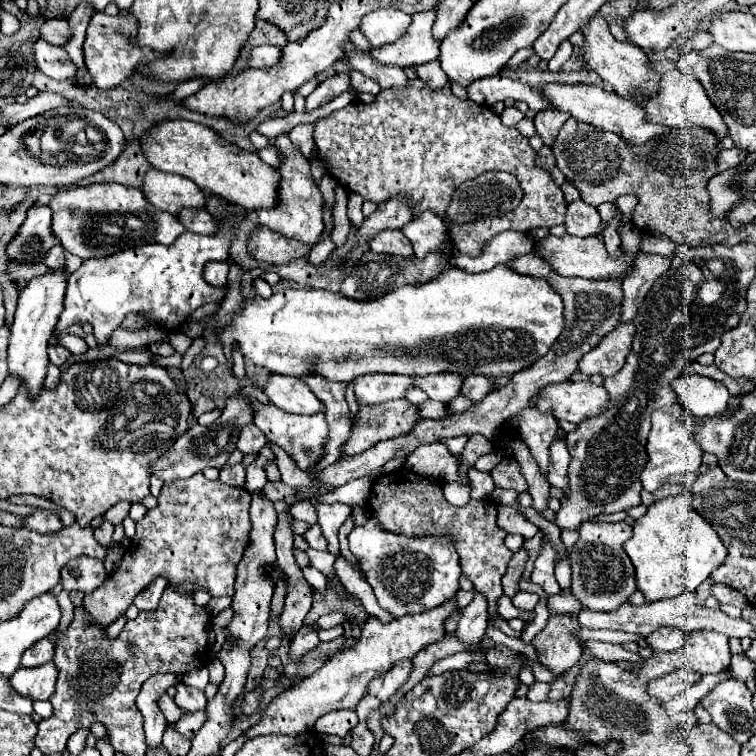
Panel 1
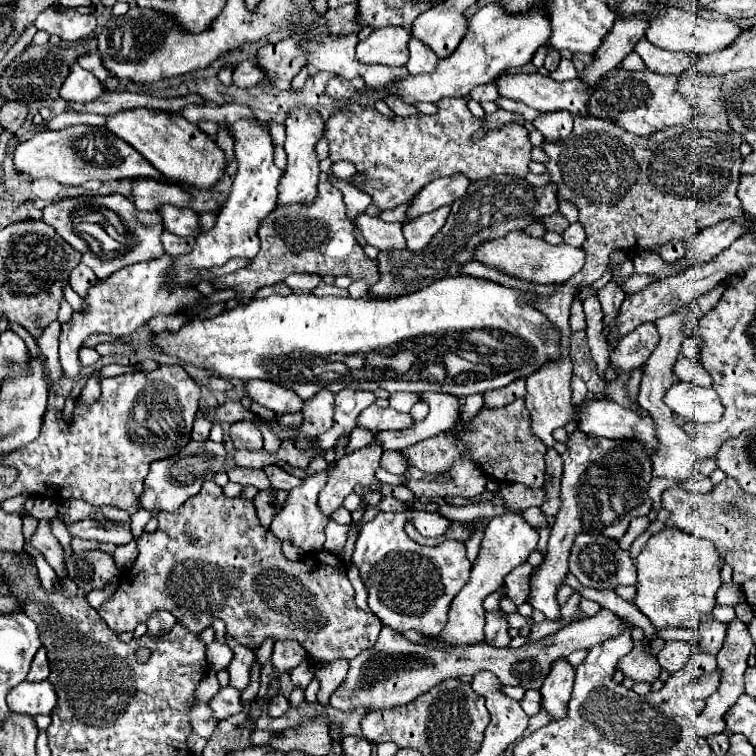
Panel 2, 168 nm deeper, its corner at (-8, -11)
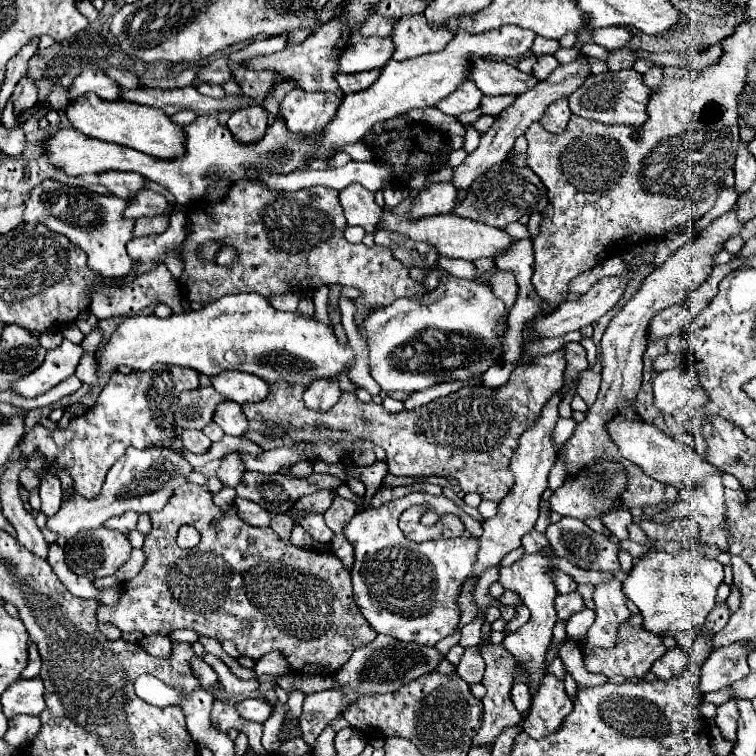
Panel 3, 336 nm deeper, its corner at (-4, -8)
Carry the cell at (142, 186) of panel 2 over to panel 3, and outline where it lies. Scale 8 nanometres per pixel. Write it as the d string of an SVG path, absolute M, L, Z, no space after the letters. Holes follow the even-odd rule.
M104 172L98 178L100 184L104 184L114 196L120 196L124 200L134 200L146 188L144 176L132 172Z

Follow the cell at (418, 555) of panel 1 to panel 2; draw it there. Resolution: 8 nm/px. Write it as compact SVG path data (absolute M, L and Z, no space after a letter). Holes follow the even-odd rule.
M412 511L378 513L372 521L364 523L356 539L352 563L360 569L360 577L368 589L368 607L382 625L400 633L414 629L426 637L434 637L440 635L448 621L450 601L470 577L470 561L460 541L424 547L406 537L402 527L406 513Z

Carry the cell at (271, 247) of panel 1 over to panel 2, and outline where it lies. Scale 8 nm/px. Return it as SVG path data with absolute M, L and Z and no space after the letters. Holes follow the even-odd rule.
M318 183L318 197L310 205L282 205L276 207L268 217L262 219L258 227L258 237L262 241L258 255L246 269L246 277L240 273L228 273L216 277L212 285L216 289L234 289L238 301L248 303L254 299L256 289L264 285L282 283L292 273L318 273L318 275L346 275L352 281L364 279L368 287L380 281L378 261L368 259L362 247L354 239L354 223L346 217L346 205L342 193L330 183Z

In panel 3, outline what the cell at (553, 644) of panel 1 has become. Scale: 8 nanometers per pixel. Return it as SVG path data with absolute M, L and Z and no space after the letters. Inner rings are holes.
M546 674L532 698L530 712L524 720L524 732L532 738L542 738L556 732L572 710L572 700L564 690L564 682L554 674Z

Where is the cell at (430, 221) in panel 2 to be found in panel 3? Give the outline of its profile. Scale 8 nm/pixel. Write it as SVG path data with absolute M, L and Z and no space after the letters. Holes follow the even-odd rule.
M450 182L432 184L414 200L410 216L416 218L416 216L436 216L452 212L454 204L456 204L456 188Z

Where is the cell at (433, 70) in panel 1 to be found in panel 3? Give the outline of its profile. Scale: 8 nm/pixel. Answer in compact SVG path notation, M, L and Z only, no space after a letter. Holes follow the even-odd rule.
M422 14L400 18L394 30L396 32L392 32L392 40L396 44L396 52L392 58L398 62L430 52L440 52L452 40L452 32L446 28L430 30Z

